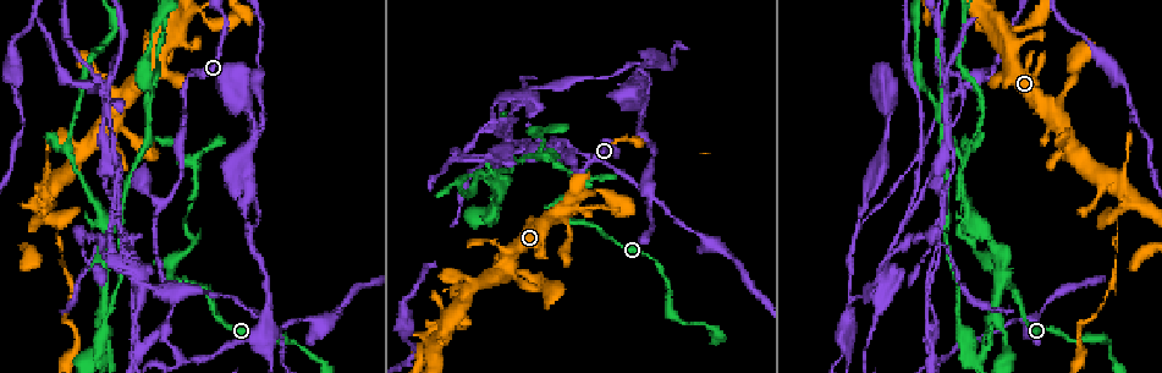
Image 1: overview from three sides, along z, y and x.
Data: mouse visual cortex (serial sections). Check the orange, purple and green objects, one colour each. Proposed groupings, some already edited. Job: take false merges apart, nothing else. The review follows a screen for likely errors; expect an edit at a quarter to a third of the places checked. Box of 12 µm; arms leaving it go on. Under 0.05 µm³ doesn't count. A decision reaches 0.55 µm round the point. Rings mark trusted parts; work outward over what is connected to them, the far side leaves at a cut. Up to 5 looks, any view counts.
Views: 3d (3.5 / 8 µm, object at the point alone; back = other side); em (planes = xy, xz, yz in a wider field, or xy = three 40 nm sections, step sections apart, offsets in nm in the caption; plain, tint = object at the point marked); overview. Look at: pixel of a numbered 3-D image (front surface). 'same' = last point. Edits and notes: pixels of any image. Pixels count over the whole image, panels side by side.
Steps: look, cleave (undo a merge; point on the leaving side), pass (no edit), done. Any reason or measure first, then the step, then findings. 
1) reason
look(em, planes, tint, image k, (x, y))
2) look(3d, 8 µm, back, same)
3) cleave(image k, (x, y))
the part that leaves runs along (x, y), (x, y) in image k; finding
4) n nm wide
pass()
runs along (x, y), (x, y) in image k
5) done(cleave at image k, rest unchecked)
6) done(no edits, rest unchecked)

sudden change in width
look(3d, 3.5 µm, image 1, (185, 106))

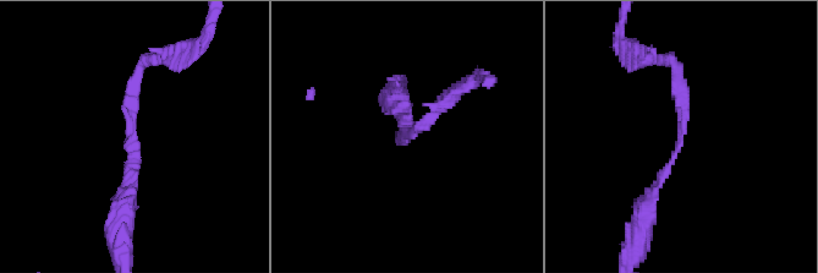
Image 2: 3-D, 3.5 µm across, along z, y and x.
arms of 150, 200 nm
look(em, xy, step 1, tint, image 2, (133, 142))

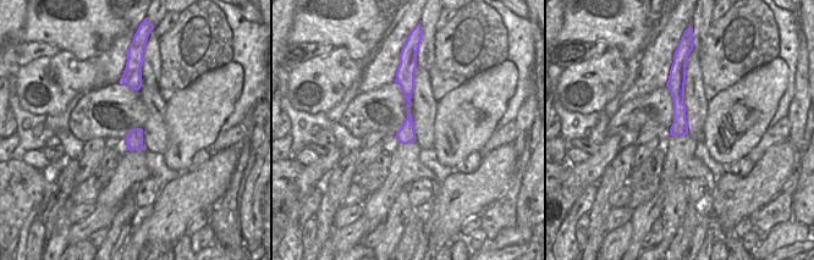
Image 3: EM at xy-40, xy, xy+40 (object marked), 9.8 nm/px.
pass()
runs along (401, 77), (408, 95), (405, 140) in image 3; all the same cell

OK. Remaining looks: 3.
a narrow waist
look(3d, 8 µm, image 1, (560, 146))

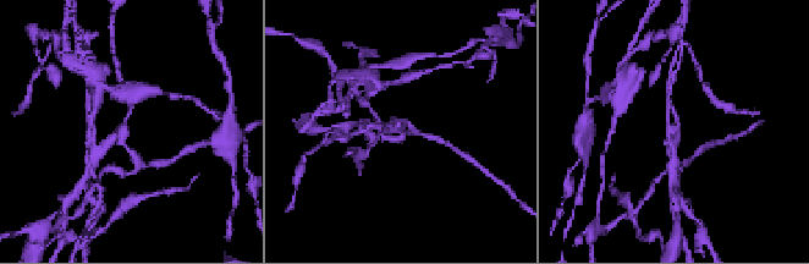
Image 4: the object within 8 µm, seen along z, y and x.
look(3d, 3.5 µm, image 4, (672, 131))

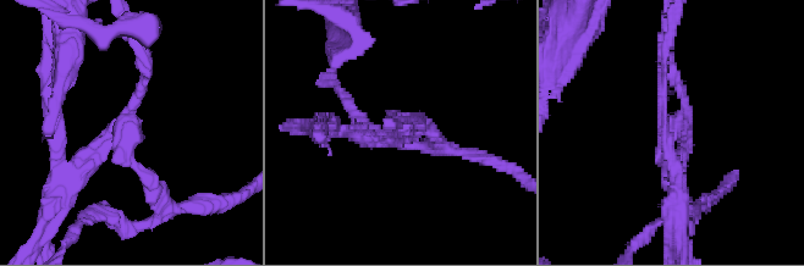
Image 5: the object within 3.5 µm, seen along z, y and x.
arms of 150, 200, 200 nm
cleave(image 5, (71, 239))
a second cell is stuck on

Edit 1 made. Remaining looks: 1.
done(cleave at image 5, rest unchecked)

